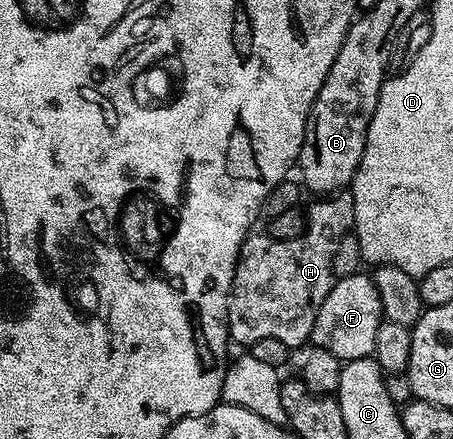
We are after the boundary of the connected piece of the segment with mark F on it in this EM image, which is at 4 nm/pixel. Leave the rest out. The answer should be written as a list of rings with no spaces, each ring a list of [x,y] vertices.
[[[360,272],[352,273],[335,284],[330,294],[326,296],[326,301],[319,308],[318,316],[314,322],[314,330],[311,332],[310,342],[315,347],[330,350],[342,362],[372,356],[378,330],[385,321],[382,298],[378,298],[378,286],[372,281],[371,275],[362,276],[361,274]]]

